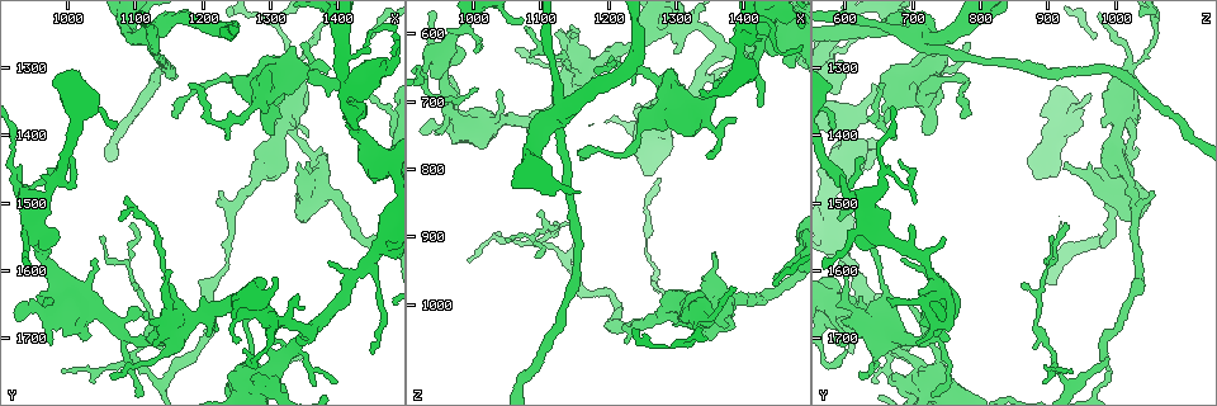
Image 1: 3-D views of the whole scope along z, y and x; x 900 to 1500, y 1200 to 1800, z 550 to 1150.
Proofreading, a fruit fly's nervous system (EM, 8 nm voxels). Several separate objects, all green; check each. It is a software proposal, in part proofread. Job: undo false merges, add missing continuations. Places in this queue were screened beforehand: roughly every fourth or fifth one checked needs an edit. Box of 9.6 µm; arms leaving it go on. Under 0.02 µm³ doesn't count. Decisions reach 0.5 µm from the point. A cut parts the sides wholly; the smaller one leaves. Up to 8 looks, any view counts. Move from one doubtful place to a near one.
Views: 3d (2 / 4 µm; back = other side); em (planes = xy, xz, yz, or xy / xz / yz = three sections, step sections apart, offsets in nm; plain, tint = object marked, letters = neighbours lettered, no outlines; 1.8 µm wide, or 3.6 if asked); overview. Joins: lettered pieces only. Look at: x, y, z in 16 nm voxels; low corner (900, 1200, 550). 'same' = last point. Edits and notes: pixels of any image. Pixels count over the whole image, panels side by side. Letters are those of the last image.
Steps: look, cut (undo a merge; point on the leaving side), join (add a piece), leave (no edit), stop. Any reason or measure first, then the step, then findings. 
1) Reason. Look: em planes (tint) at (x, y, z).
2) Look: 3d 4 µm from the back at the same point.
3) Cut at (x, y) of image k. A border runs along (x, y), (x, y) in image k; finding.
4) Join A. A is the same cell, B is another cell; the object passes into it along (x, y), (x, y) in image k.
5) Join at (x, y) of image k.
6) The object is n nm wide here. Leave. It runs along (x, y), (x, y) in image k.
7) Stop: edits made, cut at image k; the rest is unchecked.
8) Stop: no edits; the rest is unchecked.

Sharp bend. Look: 3d 4 µm at (1110, 1255, 735).

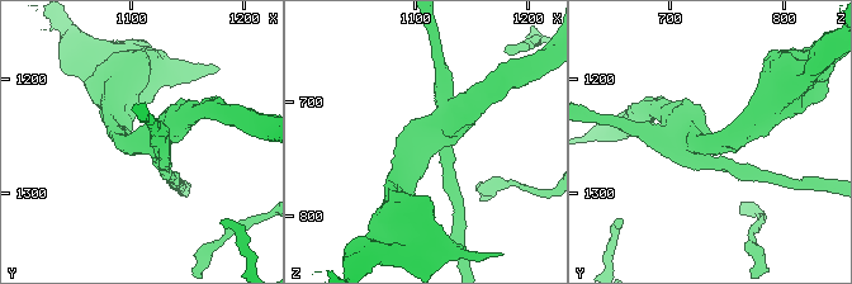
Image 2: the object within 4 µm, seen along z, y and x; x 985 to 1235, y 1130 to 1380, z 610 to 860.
4 arms meet here; need the tissue. Look: em xz step 8 (tint) at (1110, 1258, 736).

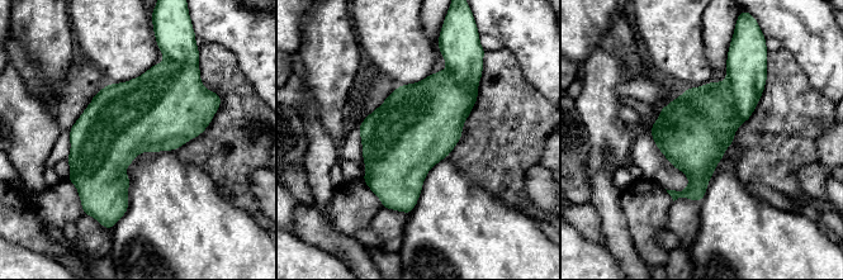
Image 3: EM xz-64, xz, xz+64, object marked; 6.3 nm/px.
Cut it another way. Look: em planes (letters) at the same point.

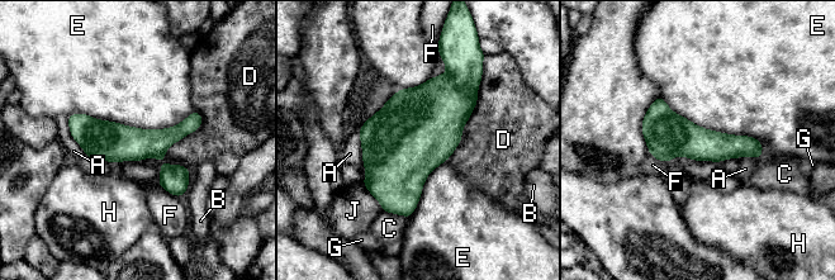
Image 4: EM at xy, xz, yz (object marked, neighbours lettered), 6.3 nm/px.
Cut at (459, 50) of image 4. A, B, C, D, E, F, G, H and J are other cells; a border runs along (447, 71), (465, 93), (477, 91) in image 4; a second neuron is stuck on.

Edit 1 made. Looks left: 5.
Look: overview.

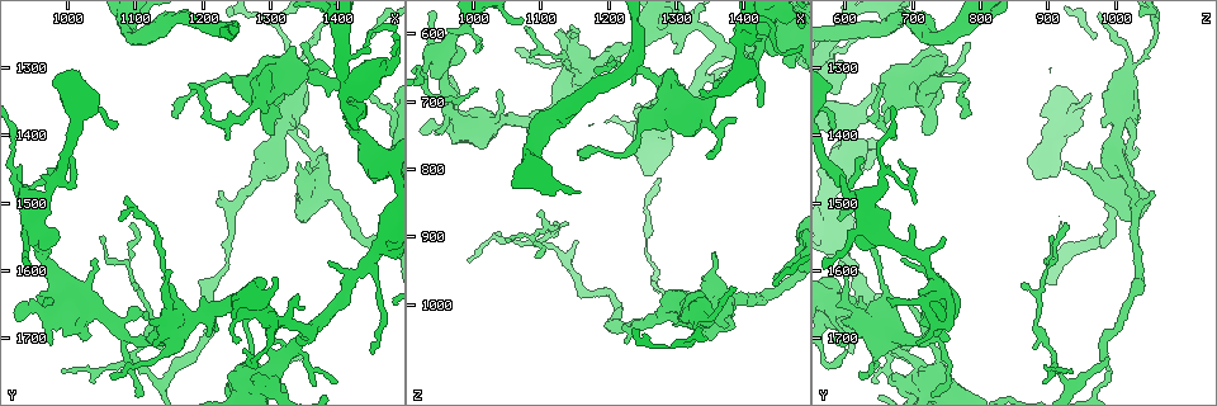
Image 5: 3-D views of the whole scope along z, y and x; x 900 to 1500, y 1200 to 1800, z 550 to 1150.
Free end. Look: em planes (letters) at (1385, 1305, 725).

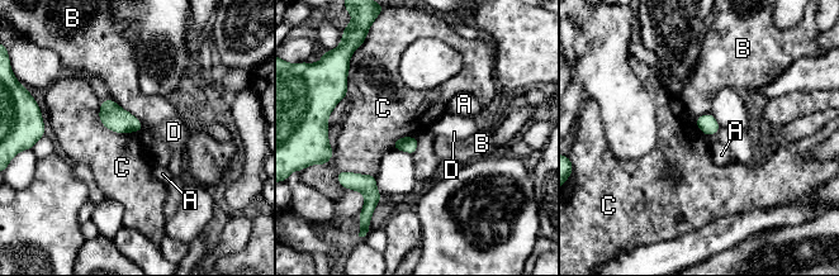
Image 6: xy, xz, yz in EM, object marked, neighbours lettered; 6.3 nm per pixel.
Leave. A, B, C and D are other cells; no lettered piece goes on from it.

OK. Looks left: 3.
Arms part here. Look: em 3.6 µm planes (tint) at (1335, 1300, 1015).

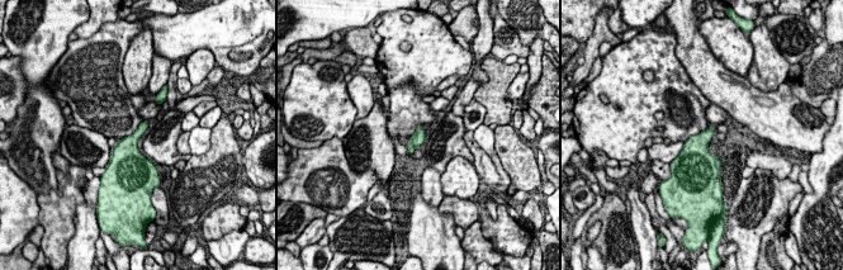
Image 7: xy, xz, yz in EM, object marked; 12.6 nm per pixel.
What lies round it. Look: em 3.6 µm planes (letters) at the same point.

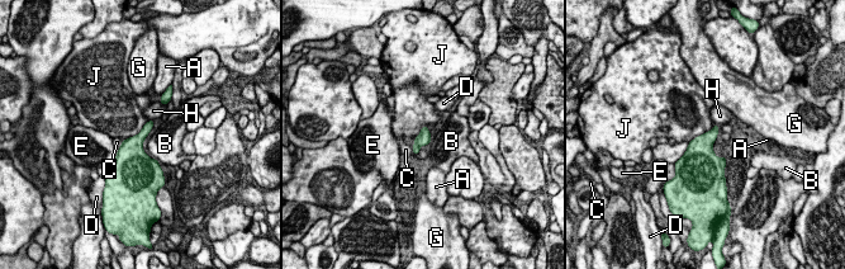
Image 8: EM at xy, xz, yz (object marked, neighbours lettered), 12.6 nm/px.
The longest contact is with J, 440 nm. Cut at (702, 171) of image 8. A, B, C, D, E, G, H and J are other cells; a border runs along (717, 159), (724, 177) in image 8; two neurons meet here.

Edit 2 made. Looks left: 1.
Stop: edits made, cut at image 4, cut at image 8; the rest is unchecked.

